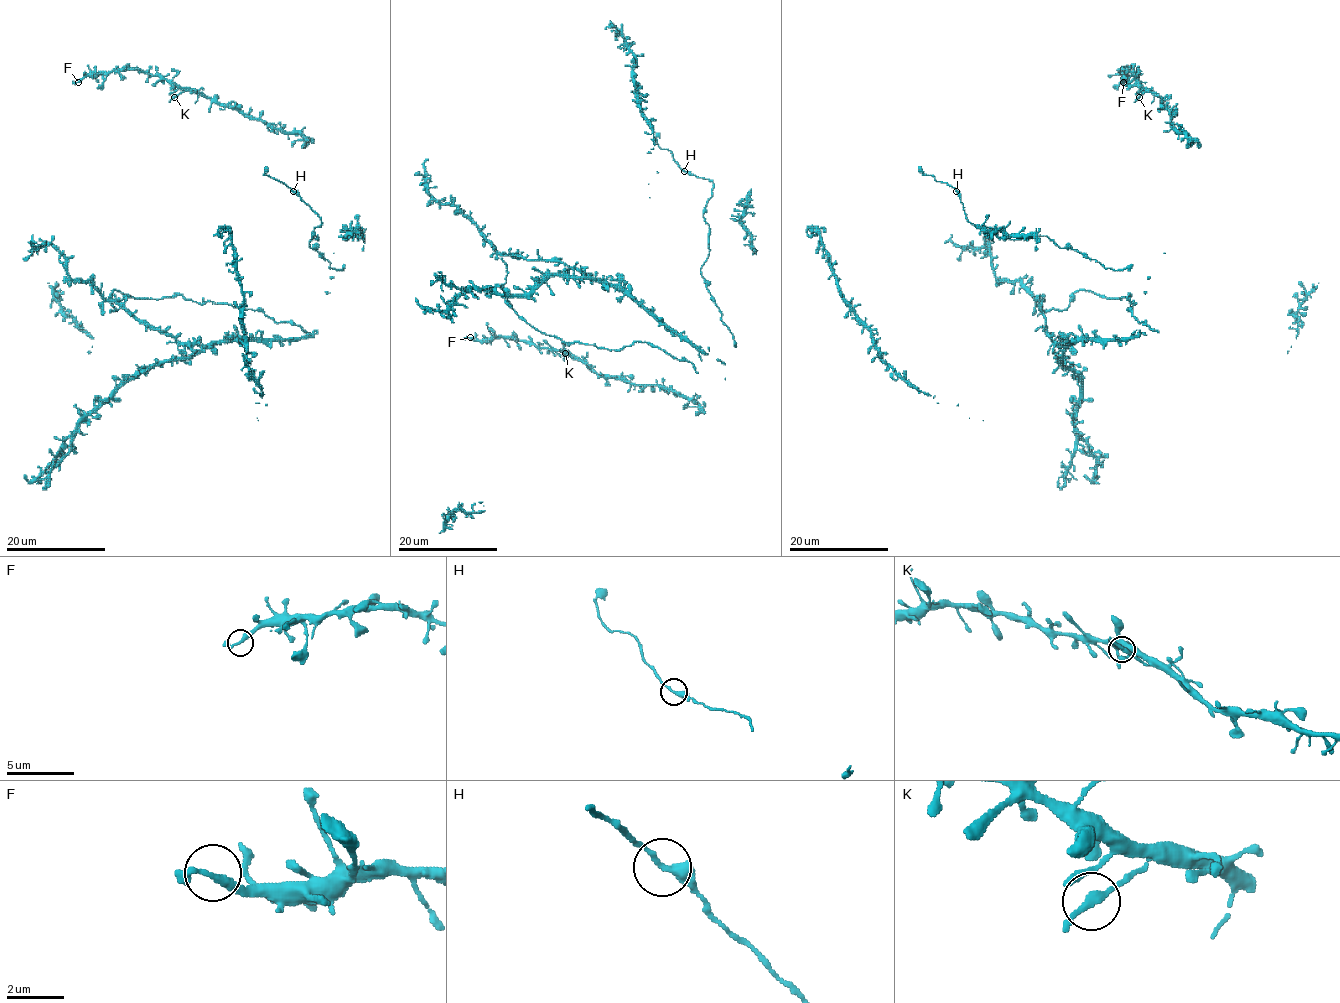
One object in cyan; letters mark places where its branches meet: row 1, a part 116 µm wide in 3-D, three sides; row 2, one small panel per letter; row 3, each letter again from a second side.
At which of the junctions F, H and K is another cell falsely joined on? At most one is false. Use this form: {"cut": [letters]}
{"cut": []}

